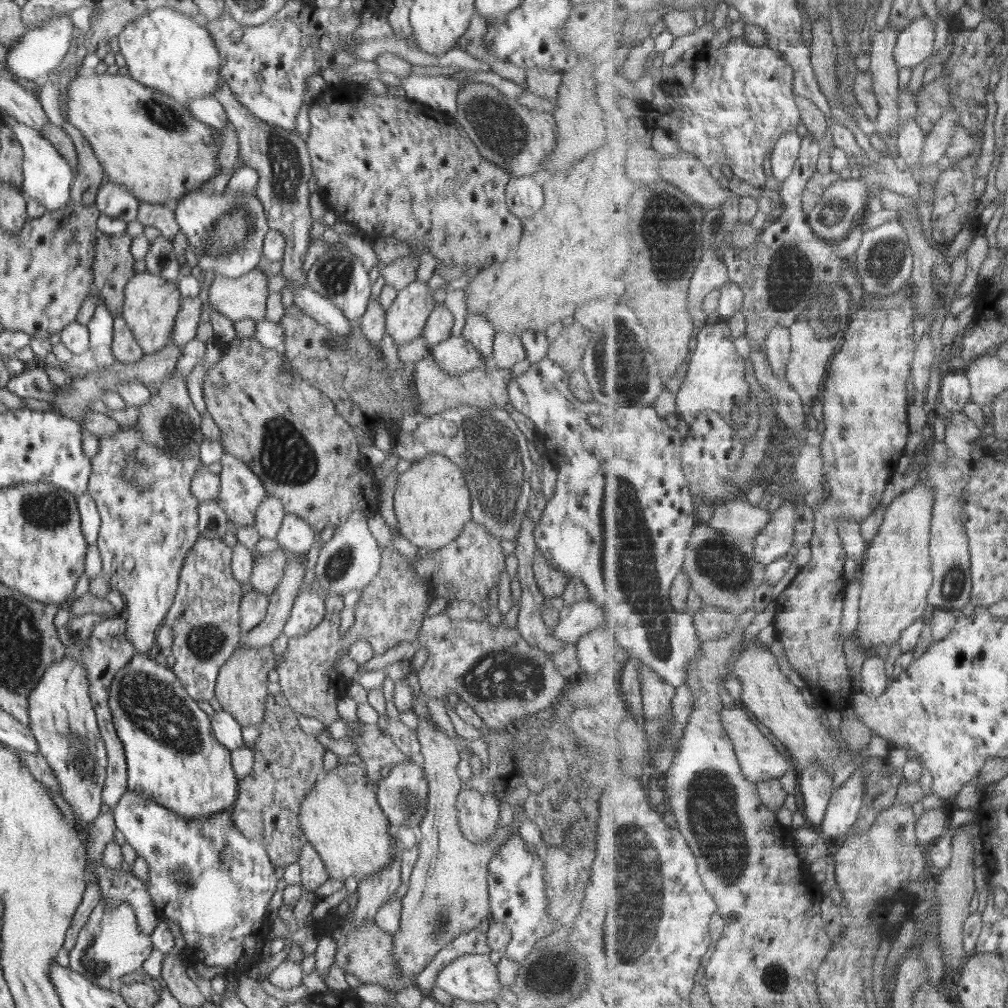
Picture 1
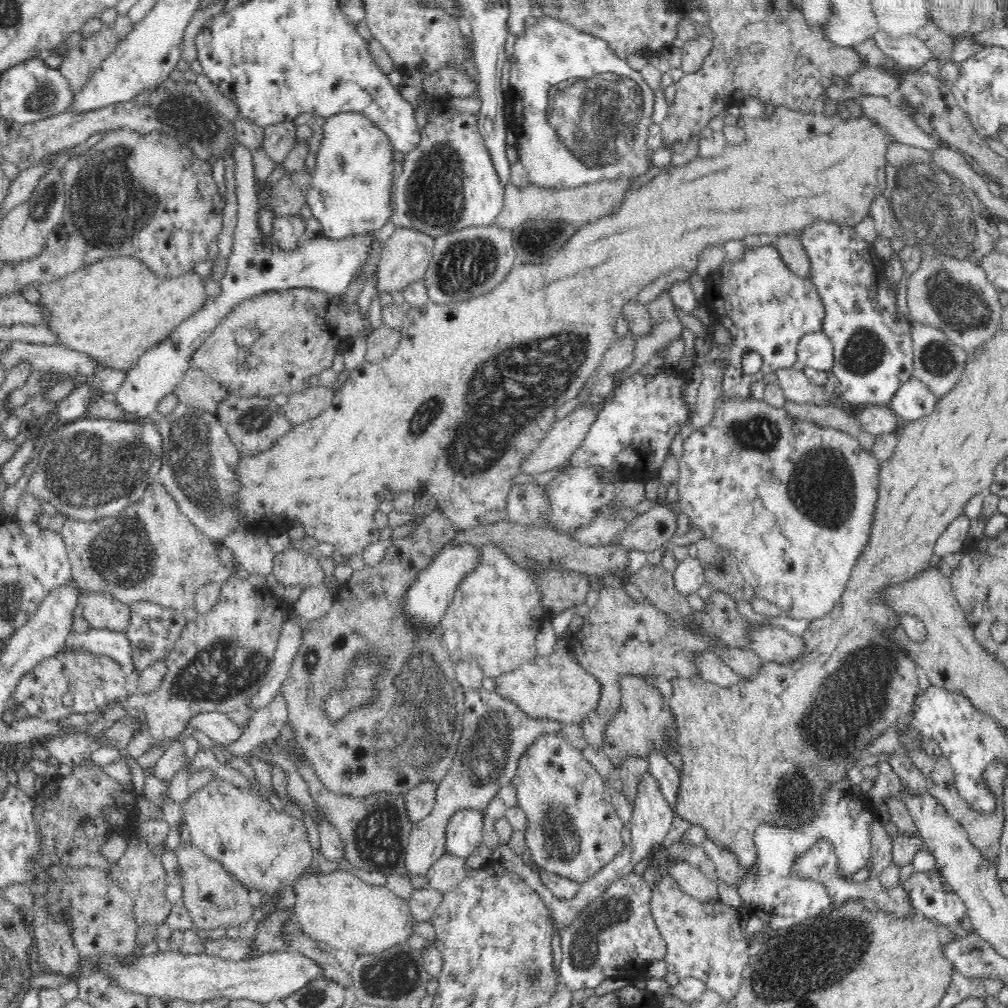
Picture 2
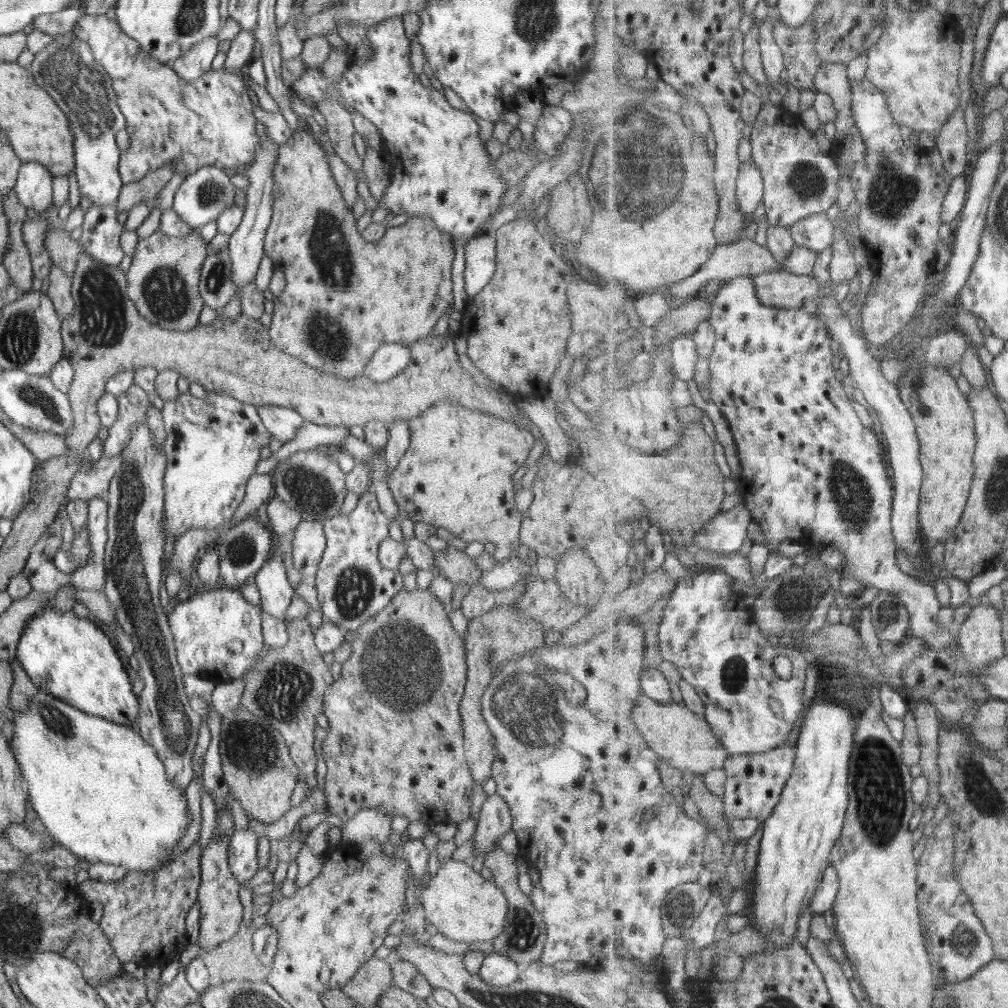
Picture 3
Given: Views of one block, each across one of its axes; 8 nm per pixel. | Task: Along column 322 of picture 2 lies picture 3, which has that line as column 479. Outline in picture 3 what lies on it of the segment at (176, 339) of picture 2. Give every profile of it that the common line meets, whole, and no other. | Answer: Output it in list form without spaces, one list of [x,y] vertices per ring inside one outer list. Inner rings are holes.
[[[480,234],[465,245],[465,291],[469,298],[478,294],[493,278],[496,269],[497,240]]]

